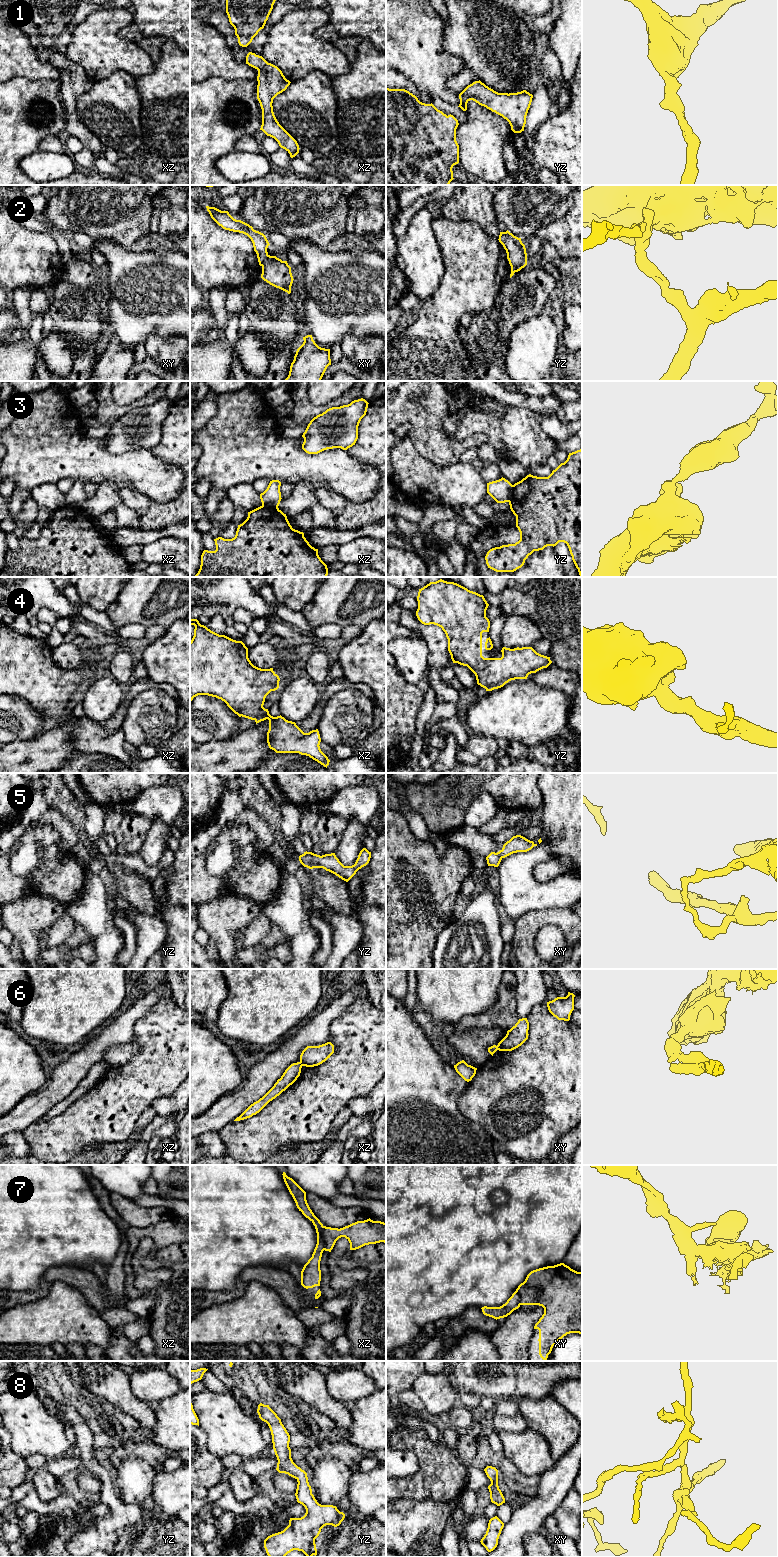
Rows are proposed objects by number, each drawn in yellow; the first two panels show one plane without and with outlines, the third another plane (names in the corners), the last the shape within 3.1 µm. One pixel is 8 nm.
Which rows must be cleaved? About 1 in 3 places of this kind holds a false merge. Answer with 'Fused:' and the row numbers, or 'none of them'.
Fused: 2, 3, 5, 6, 7

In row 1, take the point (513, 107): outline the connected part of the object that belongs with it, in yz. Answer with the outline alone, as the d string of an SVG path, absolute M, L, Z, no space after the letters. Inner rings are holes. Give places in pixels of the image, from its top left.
M479 80L468 85L459 94L458 107L466 111L467 103L473 100L506 119L514 133L521 133L524 131L532 98L533 95L526 90L509 94L498 93Z

